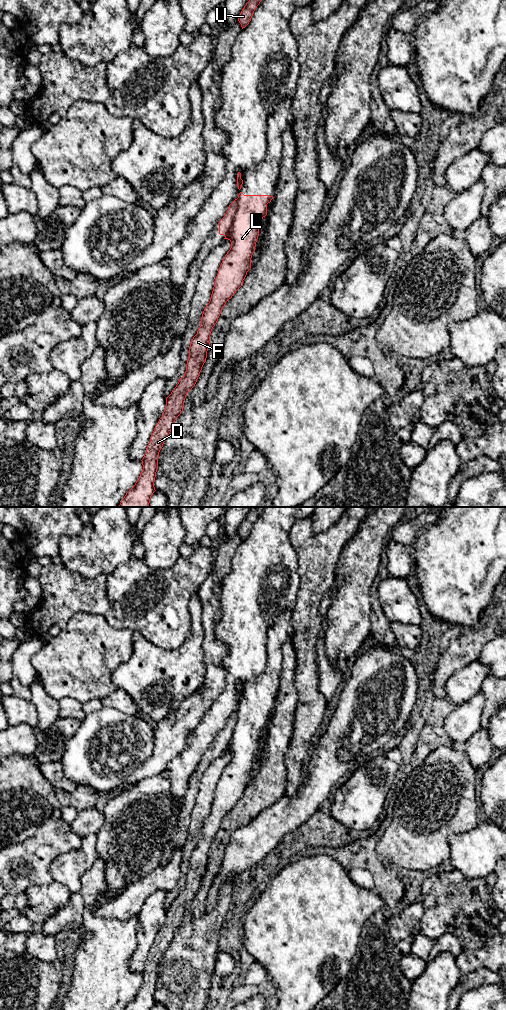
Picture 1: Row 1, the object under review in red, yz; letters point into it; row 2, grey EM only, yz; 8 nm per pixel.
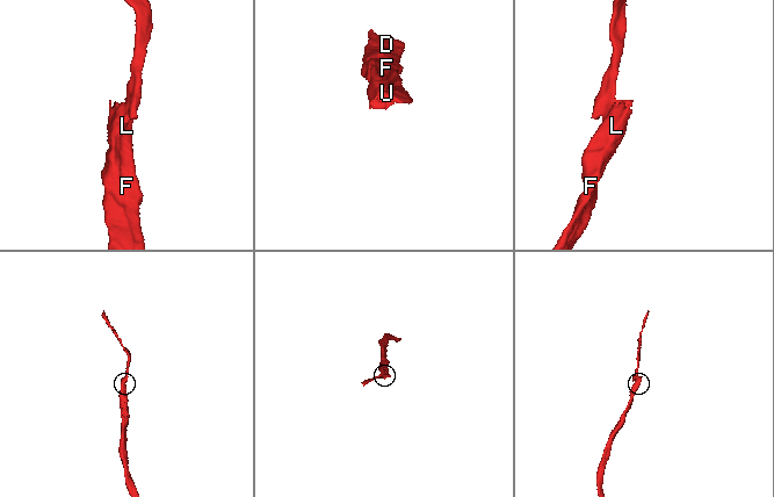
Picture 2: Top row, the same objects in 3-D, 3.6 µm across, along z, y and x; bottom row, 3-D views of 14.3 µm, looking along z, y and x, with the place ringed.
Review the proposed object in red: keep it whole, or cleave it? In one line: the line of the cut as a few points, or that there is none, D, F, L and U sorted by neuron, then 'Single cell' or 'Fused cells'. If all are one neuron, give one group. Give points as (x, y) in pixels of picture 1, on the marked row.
Split along yz (238, 198), (236, 212), (225, 236). Groups: D F L / U. Fused cells

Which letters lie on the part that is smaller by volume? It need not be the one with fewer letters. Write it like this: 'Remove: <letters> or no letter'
Remove: U

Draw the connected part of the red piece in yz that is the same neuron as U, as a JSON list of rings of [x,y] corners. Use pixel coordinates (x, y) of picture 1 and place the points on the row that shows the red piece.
[[[249,0],[246,3],[238,18],[238,21],[241,24],[242,29],[249,24],[255,9],[257,8],[261,1],[262,0]]]

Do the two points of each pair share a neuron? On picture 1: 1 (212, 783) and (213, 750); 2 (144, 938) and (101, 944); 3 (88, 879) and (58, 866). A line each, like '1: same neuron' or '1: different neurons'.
1: different neurons
2: different neurons
3: different neurons

